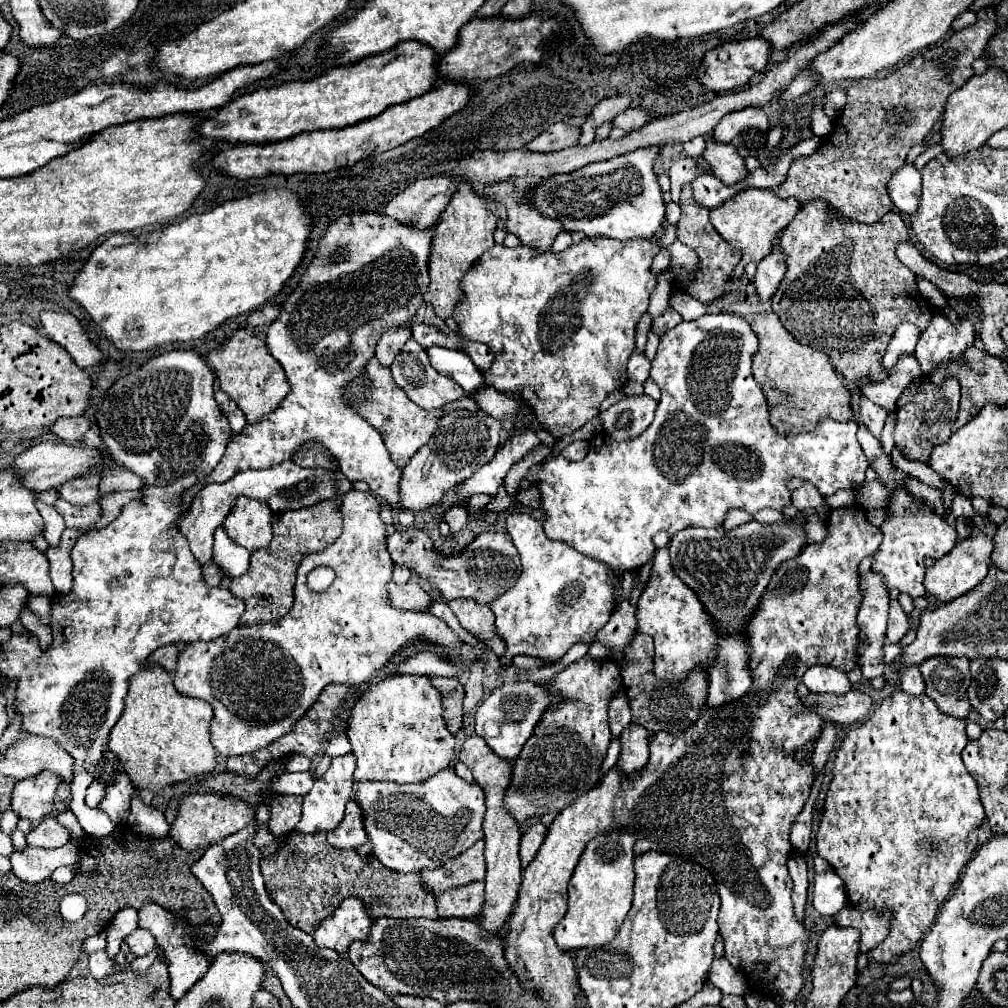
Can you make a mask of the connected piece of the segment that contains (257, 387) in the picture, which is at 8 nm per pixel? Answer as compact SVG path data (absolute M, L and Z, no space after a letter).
M238 329L228 341L206 353L206 363L214 369L220 381L220 389L226 391L244 411L248 423L256 423L264 415L274 411L290 391L290 383L284 375L282 365L268 353L264 337L256 333Z

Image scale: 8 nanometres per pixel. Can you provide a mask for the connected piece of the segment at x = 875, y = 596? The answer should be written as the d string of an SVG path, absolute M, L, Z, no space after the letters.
M872 571L860 581L862 587L862 605L858 613L858 627L860 627L860 649L856 649L858 667L864 679L874 679L884 675L884 631L888 621L888 589L878 575Z

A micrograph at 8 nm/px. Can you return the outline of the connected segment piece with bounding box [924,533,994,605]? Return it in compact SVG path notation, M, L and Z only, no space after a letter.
M980 533L976 537L960 539L956 543L956 547L944 559L938 559L932 567L926 569L926 579L924 579L926 591L932 593L936 597L936 601L942 605L942 603L948 603L948 601L964 595L966 591L974 589L988 575L992 551L994 551L994 539L984 533Z

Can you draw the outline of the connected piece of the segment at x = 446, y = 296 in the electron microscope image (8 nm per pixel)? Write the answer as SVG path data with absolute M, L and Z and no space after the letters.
M460 183L458 189L452 193L448 205L438 217L438 223L434 225L432 235L432 249L428 257L428 275L430 283L424 291L424 301L434 305L436 315L442 319L452 317L452 307L460 301L460 279L466 275L466 271L472 267L476 259L490 247L494 247L494 229L496 229L496 217L488 209L488 201L478 195L468 183Z

